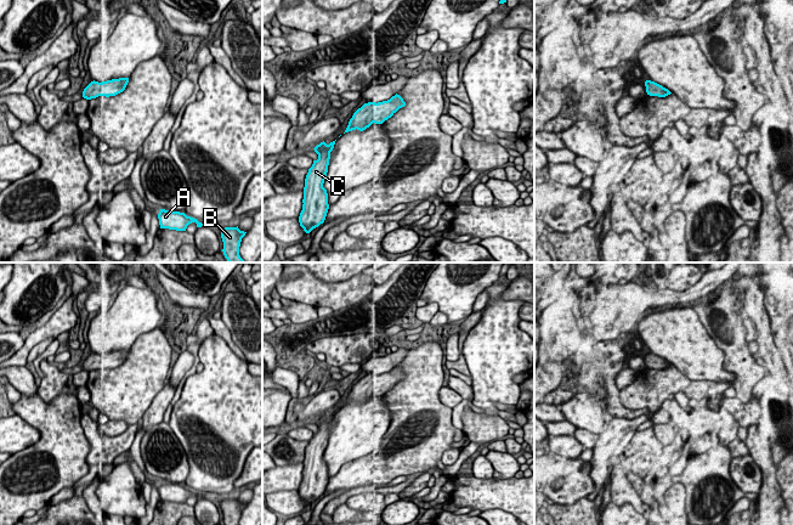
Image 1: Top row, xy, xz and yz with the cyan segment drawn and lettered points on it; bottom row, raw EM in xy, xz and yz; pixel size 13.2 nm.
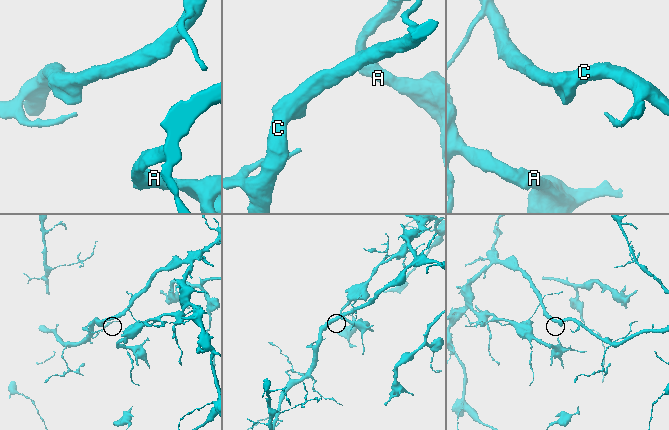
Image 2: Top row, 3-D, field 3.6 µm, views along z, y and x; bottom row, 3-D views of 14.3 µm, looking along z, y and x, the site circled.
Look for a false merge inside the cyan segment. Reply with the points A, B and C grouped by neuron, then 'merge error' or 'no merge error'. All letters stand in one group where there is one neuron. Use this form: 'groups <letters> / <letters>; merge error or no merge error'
groups A B C; no merge error

